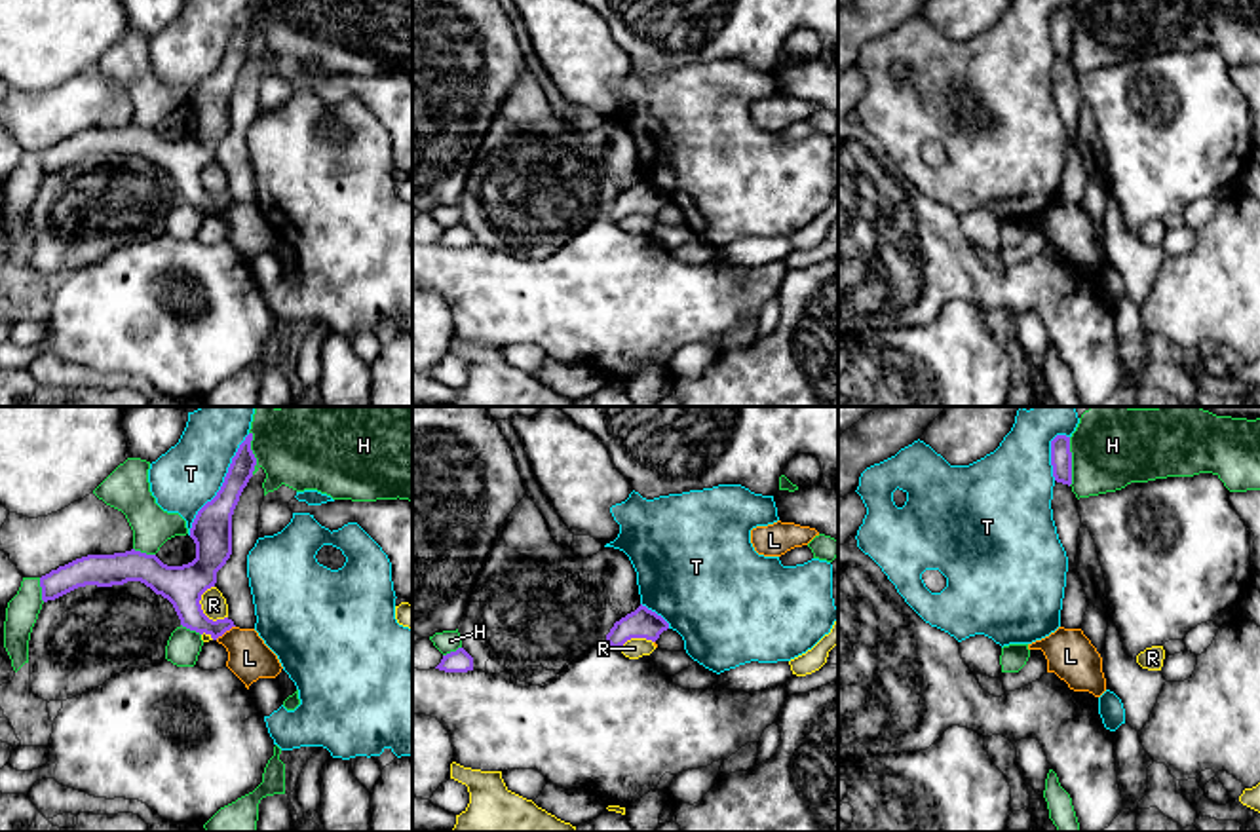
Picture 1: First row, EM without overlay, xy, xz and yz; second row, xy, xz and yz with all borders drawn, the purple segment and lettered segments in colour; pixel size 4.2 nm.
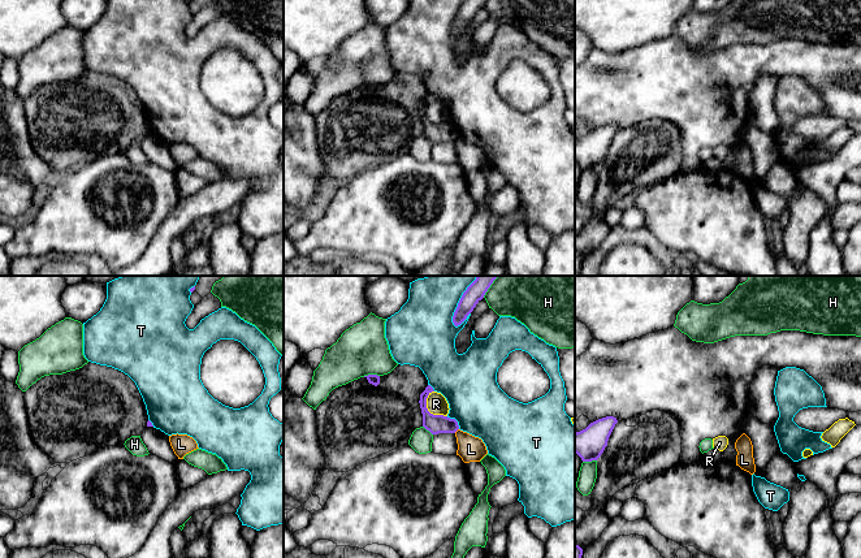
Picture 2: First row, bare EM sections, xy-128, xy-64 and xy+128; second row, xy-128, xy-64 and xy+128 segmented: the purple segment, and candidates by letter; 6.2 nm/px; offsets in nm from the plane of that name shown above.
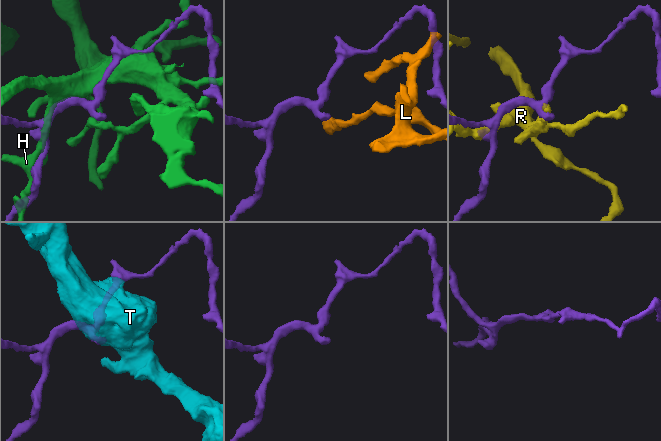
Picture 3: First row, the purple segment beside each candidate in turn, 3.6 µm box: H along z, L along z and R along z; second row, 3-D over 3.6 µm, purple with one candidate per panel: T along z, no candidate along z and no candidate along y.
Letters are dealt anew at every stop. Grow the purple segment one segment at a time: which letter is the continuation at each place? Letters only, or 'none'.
none

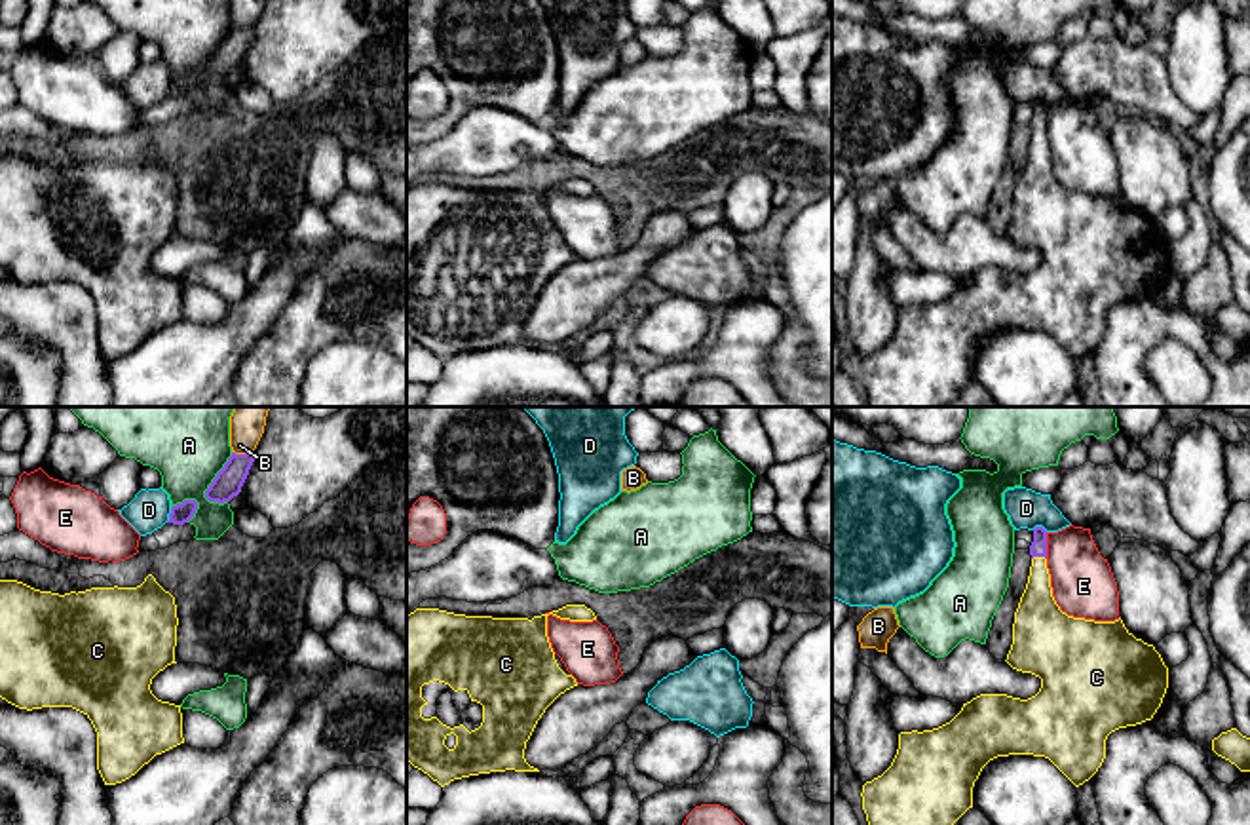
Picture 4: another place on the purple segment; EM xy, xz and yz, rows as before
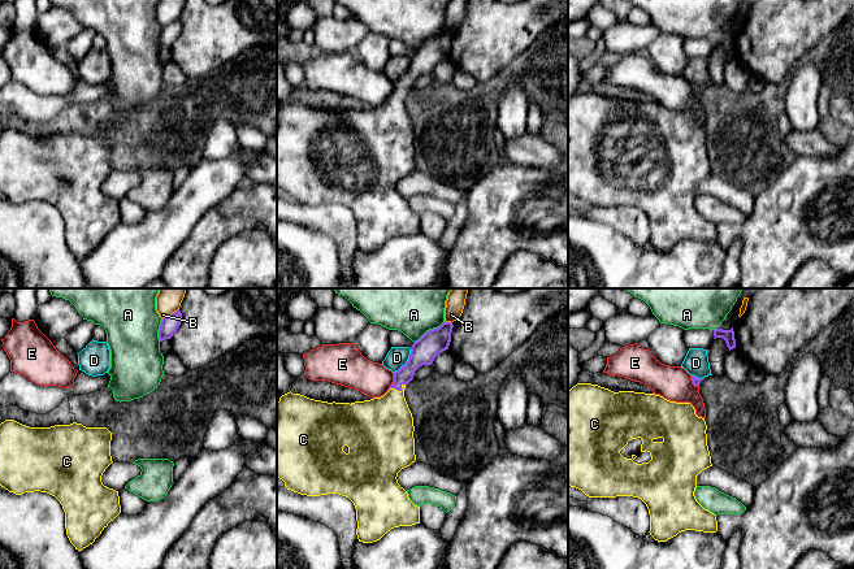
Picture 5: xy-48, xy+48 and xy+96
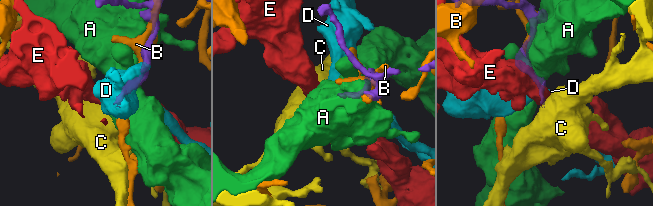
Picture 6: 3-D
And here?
C

